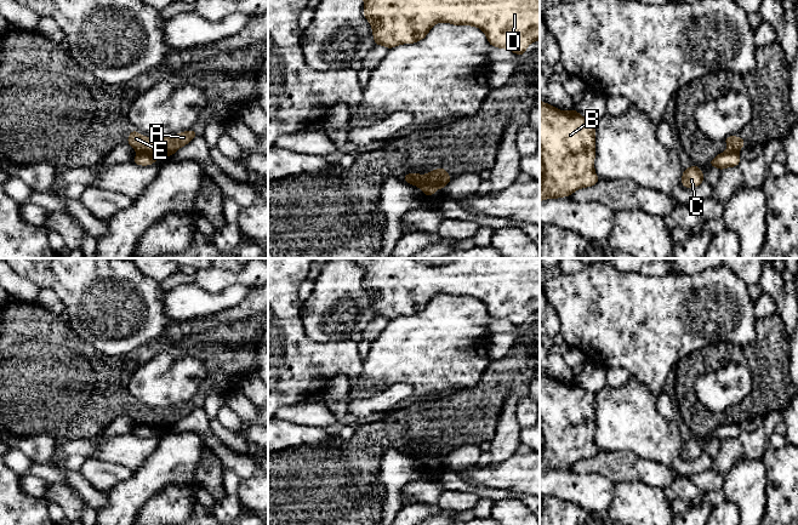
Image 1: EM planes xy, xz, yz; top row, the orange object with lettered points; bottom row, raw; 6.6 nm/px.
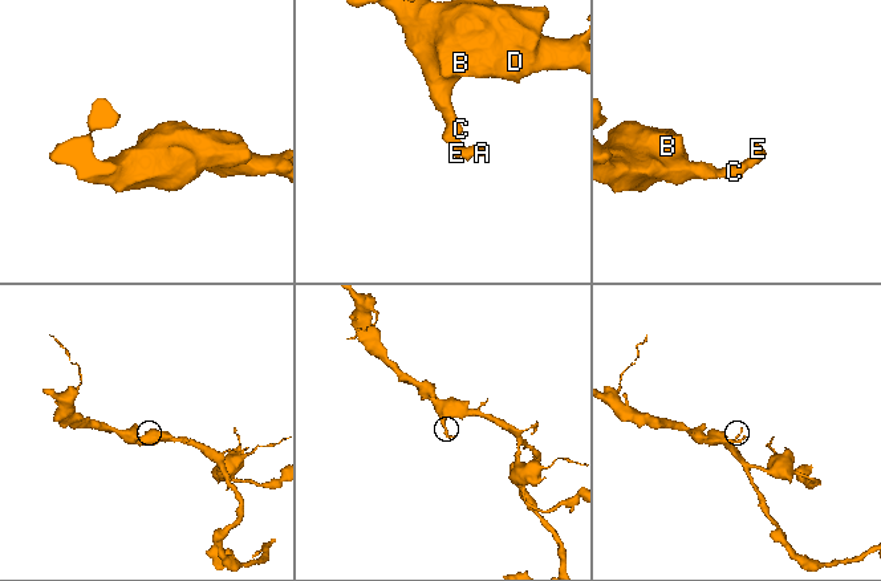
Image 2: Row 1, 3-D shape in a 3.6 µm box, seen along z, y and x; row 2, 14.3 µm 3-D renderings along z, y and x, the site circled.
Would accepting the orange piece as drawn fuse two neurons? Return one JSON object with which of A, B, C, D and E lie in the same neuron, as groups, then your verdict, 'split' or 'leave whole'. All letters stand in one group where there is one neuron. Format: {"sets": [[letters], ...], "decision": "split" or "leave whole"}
{"sets": [["A", "E"], ["B", "C", "D"]], "decision": "split"}

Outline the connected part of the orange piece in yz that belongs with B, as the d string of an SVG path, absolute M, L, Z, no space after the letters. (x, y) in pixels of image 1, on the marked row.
M540 101L540 201L570 196L600 179L594 171L595 121Z

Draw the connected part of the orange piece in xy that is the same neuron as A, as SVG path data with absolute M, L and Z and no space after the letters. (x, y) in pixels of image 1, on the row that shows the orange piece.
M131 130L127 143L136 150L147 149L158 158L172 156L181 147L188 144L198 133L198 130L184 131L176 136L165 138L143 137L137 131Z

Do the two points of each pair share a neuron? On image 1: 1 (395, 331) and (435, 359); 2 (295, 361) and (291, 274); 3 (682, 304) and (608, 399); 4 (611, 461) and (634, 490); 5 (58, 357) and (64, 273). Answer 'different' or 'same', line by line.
1: same
2: same
3: different
4: different
5: different

